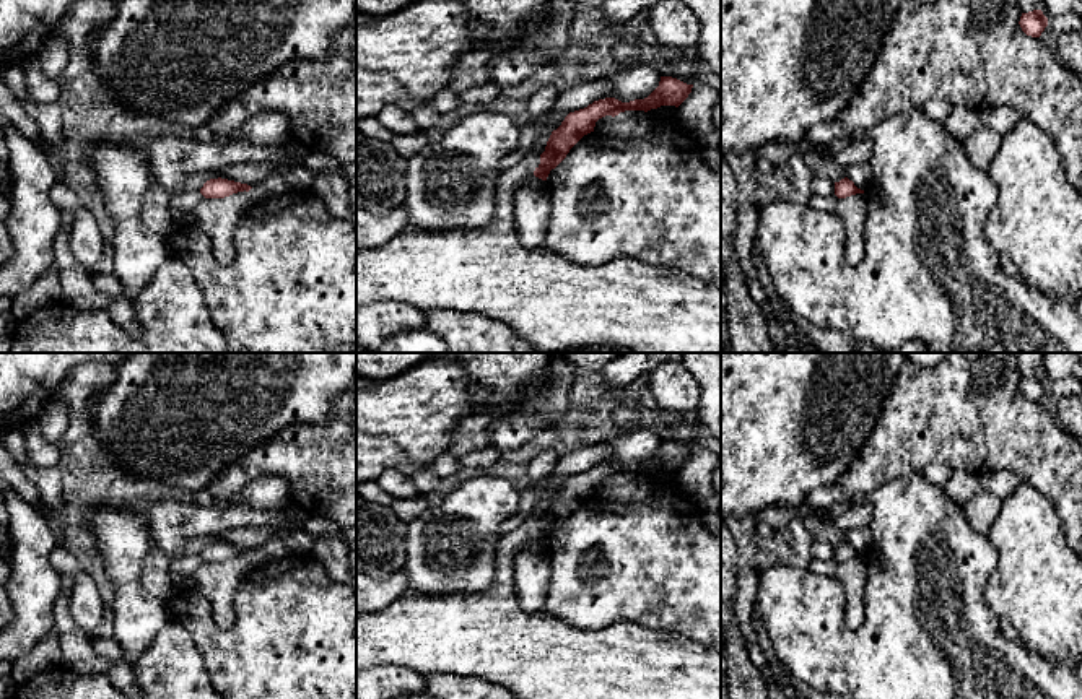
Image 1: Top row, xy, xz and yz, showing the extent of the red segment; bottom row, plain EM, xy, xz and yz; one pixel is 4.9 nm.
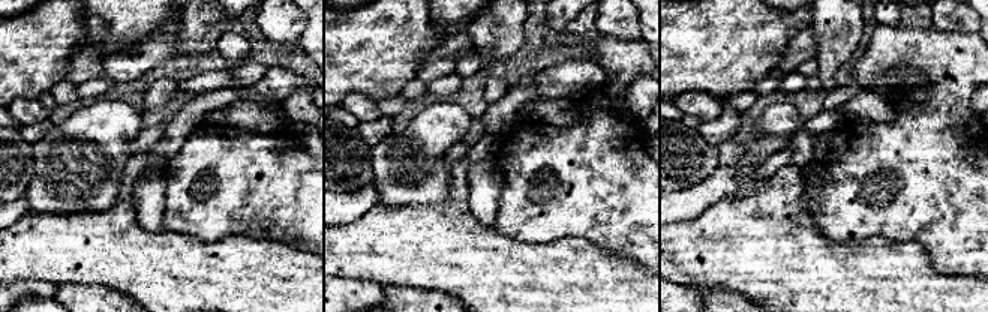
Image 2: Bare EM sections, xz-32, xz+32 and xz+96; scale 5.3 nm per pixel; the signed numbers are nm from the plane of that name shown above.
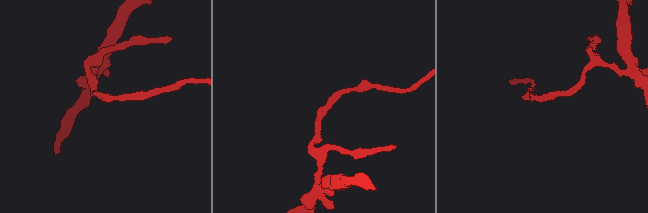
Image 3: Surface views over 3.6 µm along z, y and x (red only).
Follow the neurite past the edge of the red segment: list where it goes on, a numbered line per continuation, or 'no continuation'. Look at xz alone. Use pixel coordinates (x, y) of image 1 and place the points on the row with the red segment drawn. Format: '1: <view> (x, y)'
no continuation

